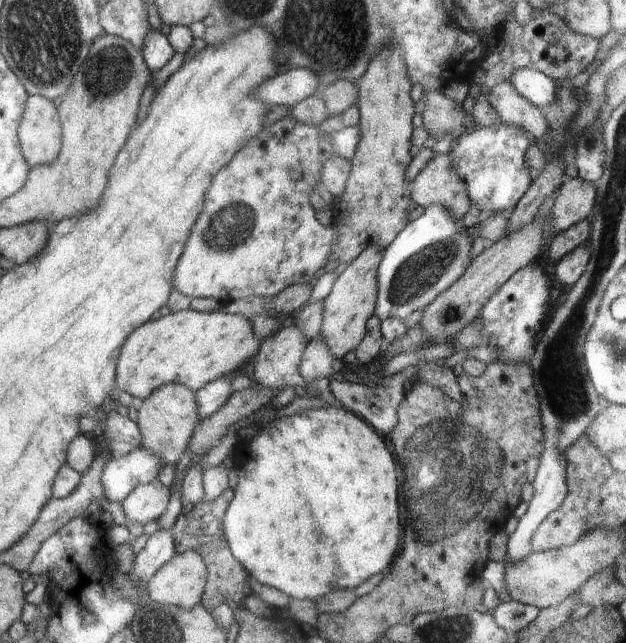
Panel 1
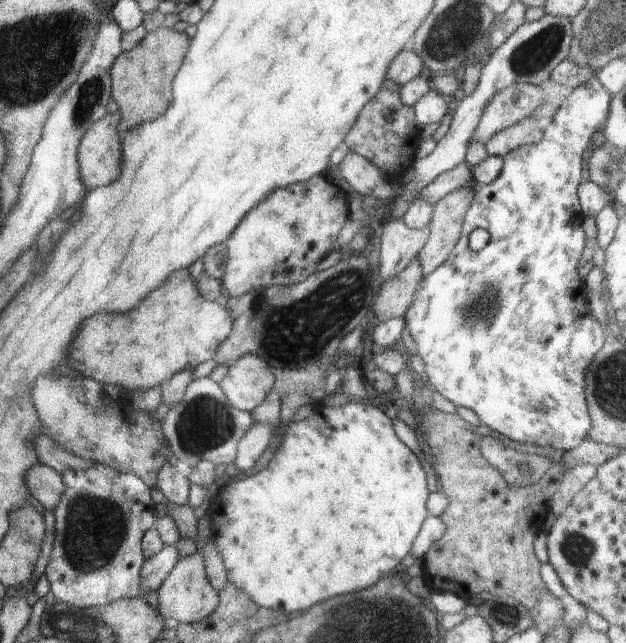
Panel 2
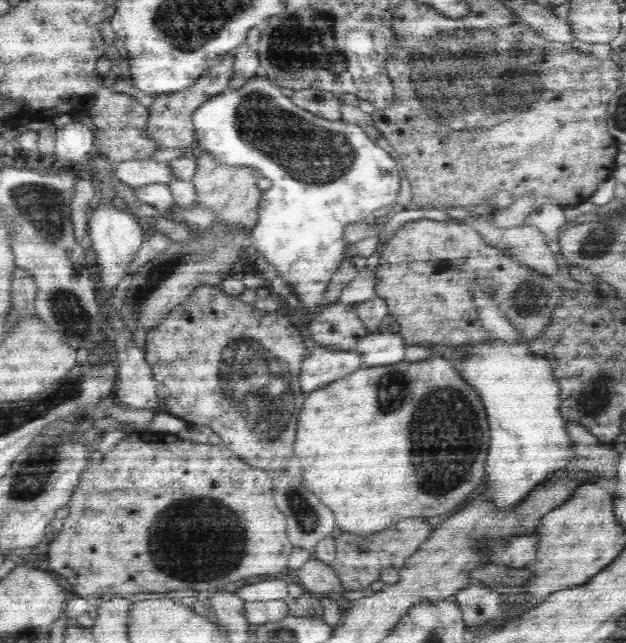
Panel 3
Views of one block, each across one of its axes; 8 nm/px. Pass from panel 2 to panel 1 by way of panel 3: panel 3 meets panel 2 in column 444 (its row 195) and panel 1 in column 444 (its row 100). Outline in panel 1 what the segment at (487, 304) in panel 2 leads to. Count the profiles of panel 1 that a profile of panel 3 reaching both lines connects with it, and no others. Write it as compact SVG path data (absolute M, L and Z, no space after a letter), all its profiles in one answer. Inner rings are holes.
M430 204L416 220L408 222L383 251L382 260L376 268L379 286L375 302L375 316L381 322L388 318L396 318L404 322L406 317L419 315L466 272L470 264L471 243L470 232L462 220L456 220L448 210L444 210L444 206Z

